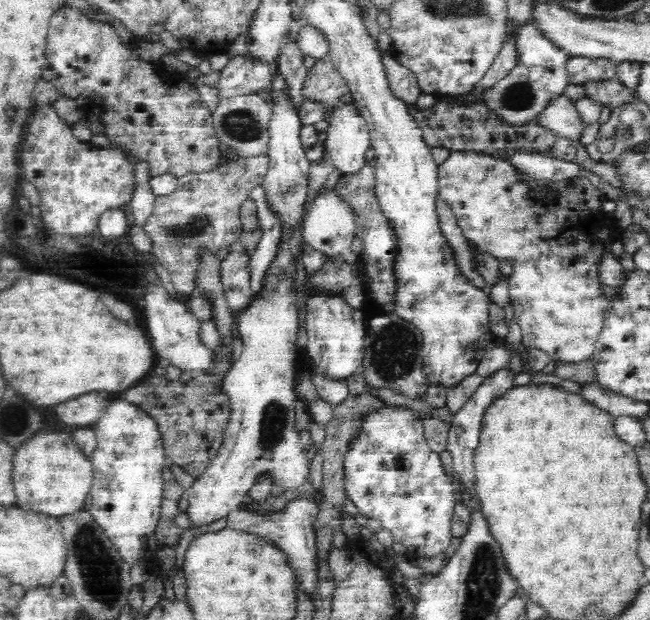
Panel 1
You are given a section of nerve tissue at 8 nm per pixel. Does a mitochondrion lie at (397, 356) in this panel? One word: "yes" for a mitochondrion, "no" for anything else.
yes

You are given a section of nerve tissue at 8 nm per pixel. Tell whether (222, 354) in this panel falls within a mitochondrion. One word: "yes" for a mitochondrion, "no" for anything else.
no

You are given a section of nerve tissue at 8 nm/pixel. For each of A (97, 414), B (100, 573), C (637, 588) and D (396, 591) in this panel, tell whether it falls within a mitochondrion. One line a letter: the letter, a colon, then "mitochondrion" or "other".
A: other
B: mitochondrion
C: other
D: other

